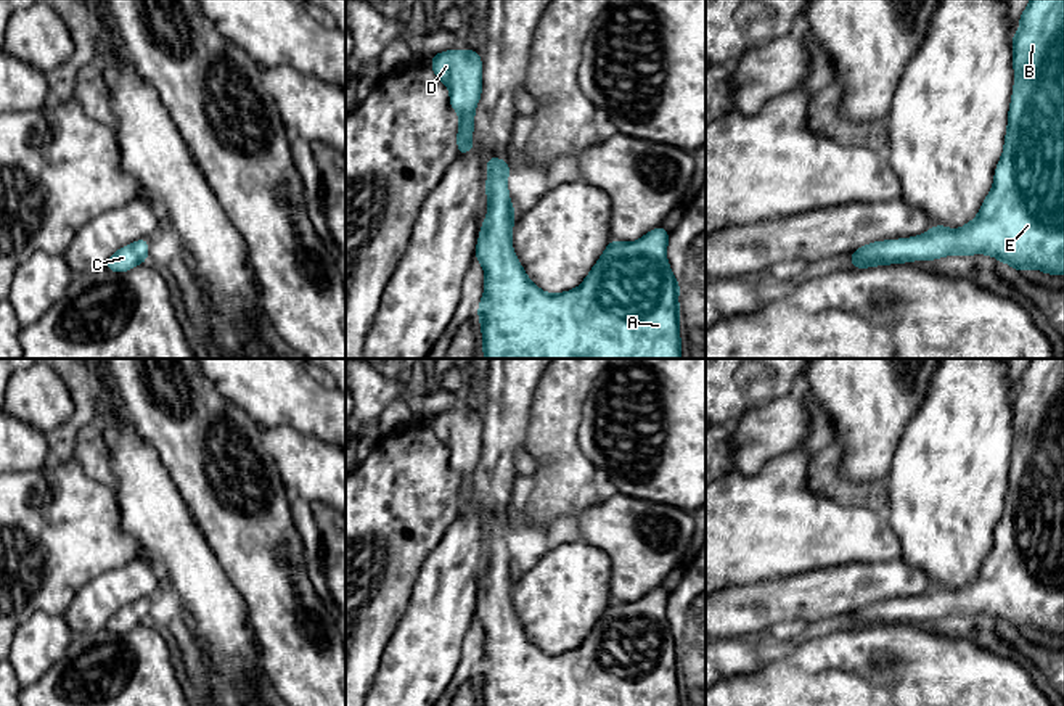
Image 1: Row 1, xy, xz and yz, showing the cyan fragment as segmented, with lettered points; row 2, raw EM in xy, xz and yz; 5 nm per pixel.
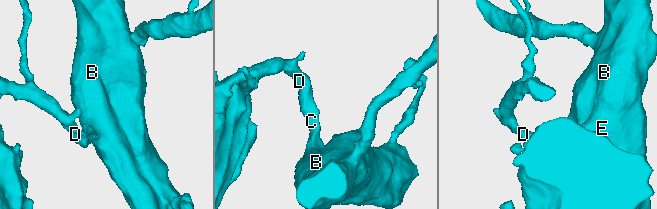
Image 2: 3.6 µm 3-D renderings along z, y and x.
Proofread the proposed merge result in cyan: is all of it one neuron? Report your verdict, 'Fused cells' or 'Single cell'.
Single cell

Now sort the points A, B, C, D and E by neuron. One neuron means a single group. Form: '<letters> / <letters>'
A B C D E

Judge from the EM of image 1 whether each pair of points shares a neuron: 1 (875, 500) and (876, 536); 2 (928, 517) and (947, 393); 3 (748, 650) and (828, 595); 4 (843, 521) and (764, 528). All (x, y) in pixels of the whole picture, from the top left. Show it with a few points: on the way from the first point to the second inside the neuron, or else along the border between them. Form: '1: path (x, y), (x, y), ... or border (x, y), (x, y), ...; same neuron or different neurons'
1: border (838, 502), (862, 505), (884, 513); different neurons
2: path (945, 486), (945, 423); same neuron
3: border (764, 636), (725, 637); different neurons
4: path (823, 528), (783, 528); same neuron

